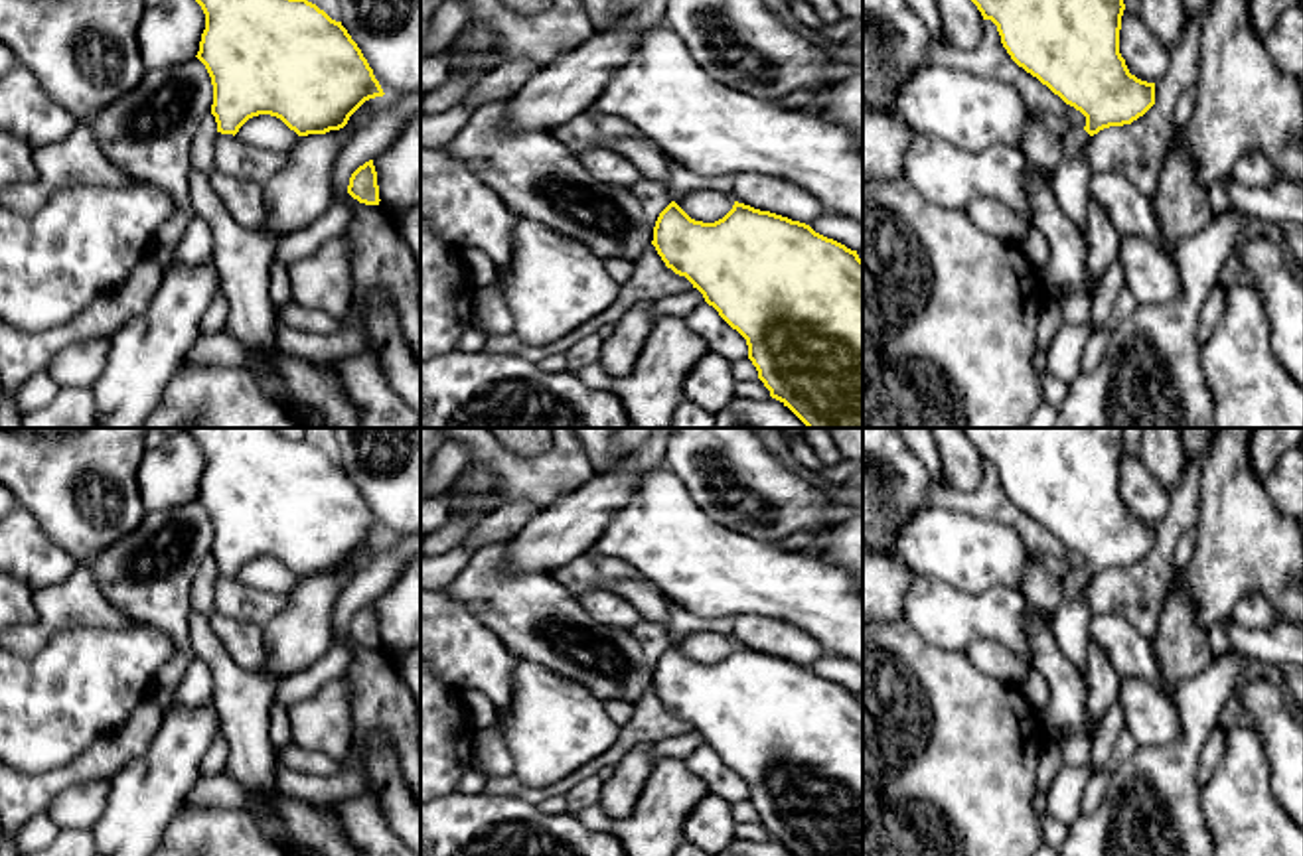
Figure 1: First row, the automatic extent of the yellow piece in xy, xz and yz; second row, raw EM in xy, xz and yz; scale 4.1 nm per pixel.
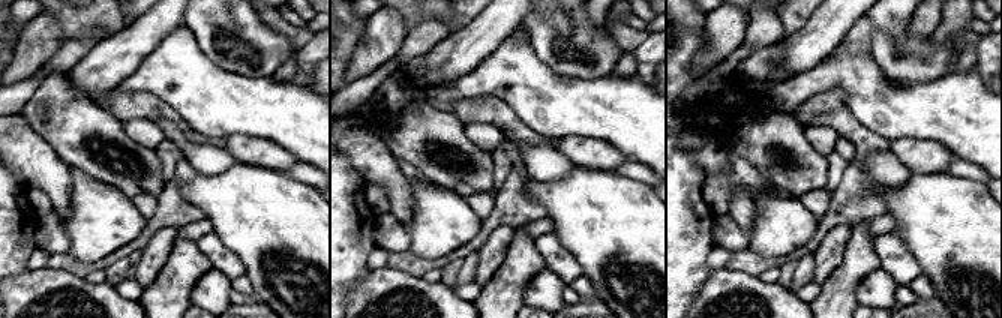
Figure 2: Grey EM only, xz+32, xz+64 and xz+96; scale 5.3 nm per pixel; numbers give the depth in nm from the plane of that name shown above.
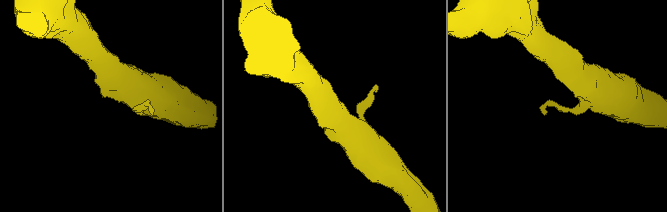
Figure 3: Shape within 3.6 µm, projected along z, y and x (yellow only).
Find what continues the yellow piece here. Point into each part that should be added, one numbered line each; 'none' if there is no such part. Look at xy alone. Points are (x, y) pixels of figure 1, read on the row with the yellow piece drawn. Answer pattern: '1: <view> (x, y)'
none

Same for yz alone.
1: yz (1071, 182)

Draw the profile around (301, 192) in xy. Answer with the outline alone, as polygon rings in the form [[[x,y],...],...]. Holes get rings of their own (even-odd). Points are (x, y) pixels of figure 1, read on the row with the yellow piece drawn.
[[[381,97],[365,101],[340,130],[298,136],[286,164],[263,185],[267,223],[261,233],[284,237],[314,223],[336,199],[332,168],[347,140],[369,124]]]

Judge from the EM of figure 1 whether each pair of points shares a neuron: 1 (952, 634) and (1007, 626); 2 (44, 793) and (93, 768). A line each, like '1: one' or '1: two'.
1: one
2: one

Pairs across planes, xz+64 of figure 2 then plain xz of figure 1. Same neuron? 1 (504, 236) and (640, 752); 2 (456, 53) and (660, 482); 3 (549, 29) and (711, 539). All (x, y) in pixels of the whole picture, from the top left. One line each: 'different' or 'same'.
1: same
2: different
3: different

